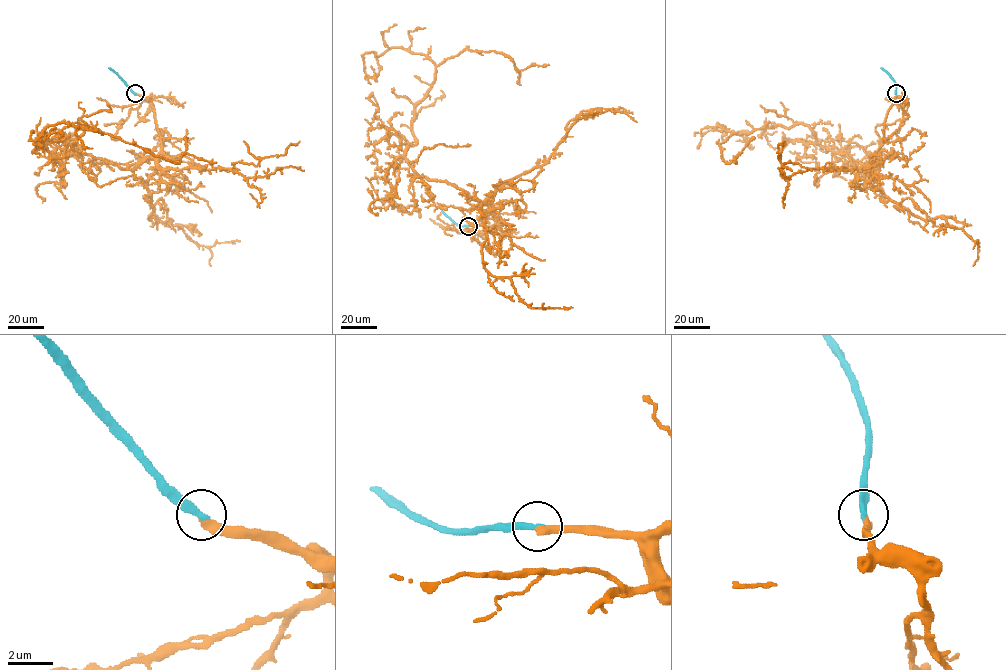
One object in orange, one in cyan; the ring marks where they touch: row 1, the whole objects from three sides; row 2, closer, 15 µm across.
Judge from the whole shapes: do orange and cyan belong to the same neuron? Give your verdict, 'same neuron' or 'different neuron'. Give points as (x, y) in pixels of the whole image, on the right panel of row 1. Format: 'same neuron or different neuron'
different neuron

